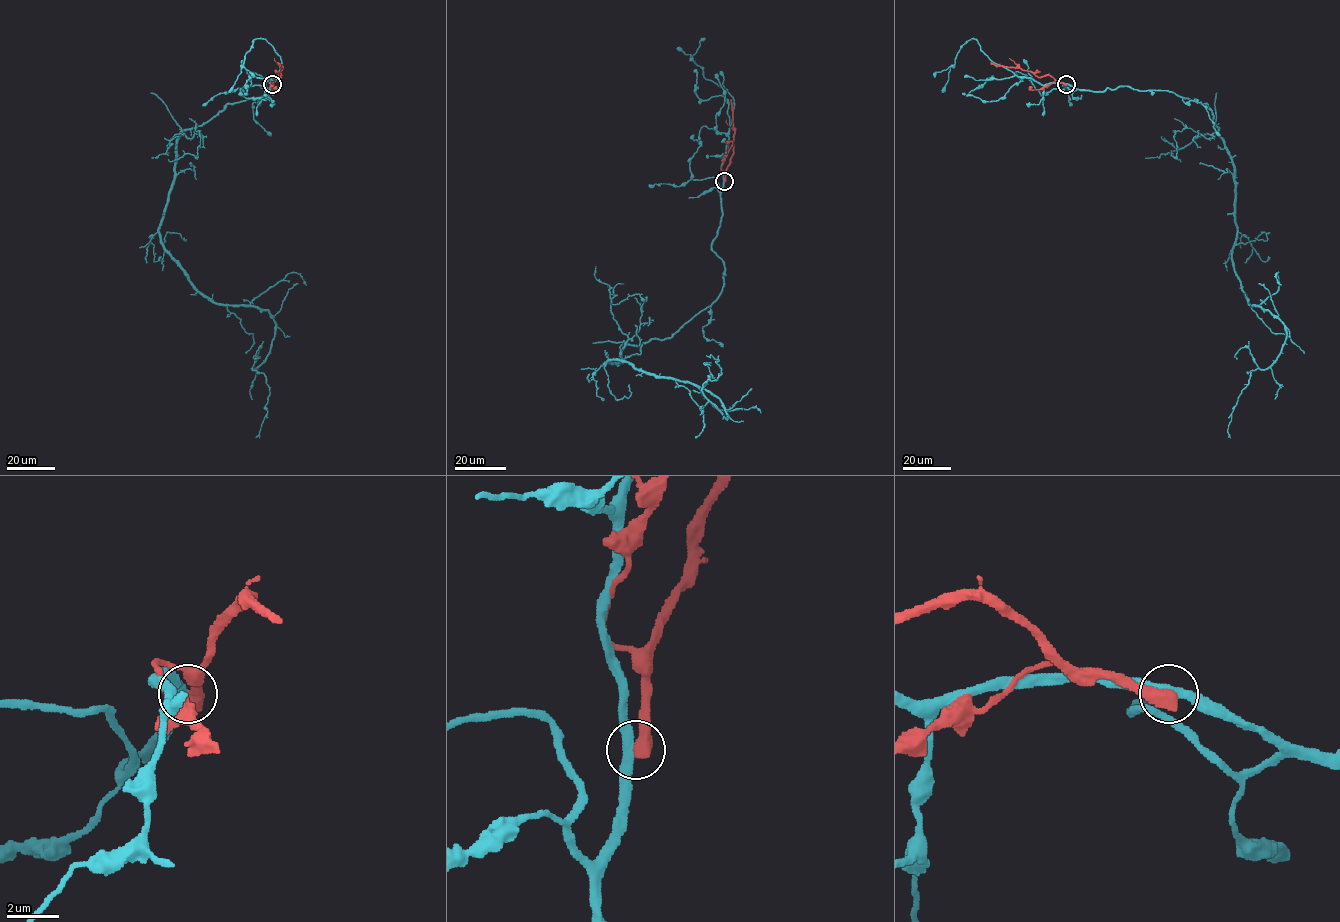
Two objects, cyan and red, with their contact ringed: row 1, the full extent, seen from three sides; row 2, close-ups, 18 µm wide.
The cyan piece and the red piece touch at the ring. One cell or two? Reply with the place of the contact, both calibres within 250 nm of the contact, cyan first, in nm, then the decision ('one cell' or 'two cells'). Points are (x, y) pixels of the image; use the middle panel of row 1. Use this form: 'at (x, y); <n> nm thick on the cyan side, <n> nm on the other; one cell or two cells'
at (724, 181); 360 nm thick on the cyan side, 600 nm on the other; two cells

